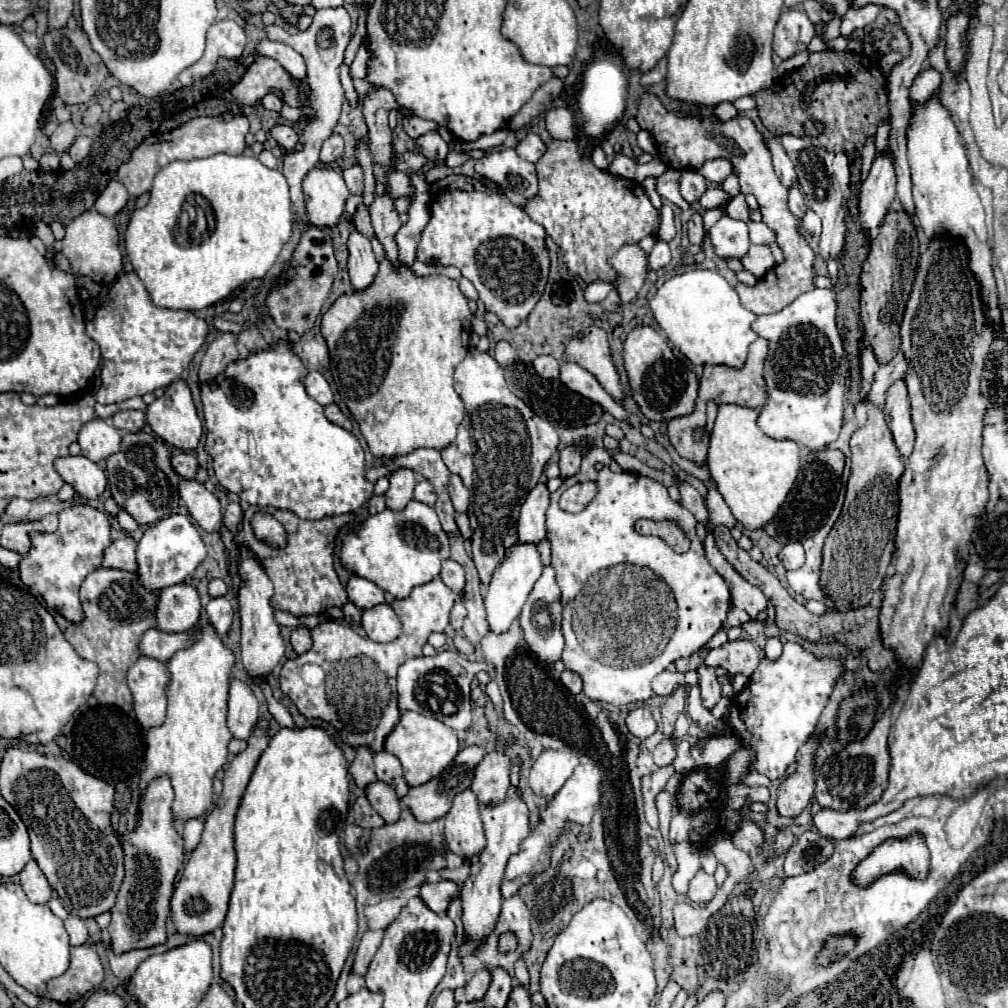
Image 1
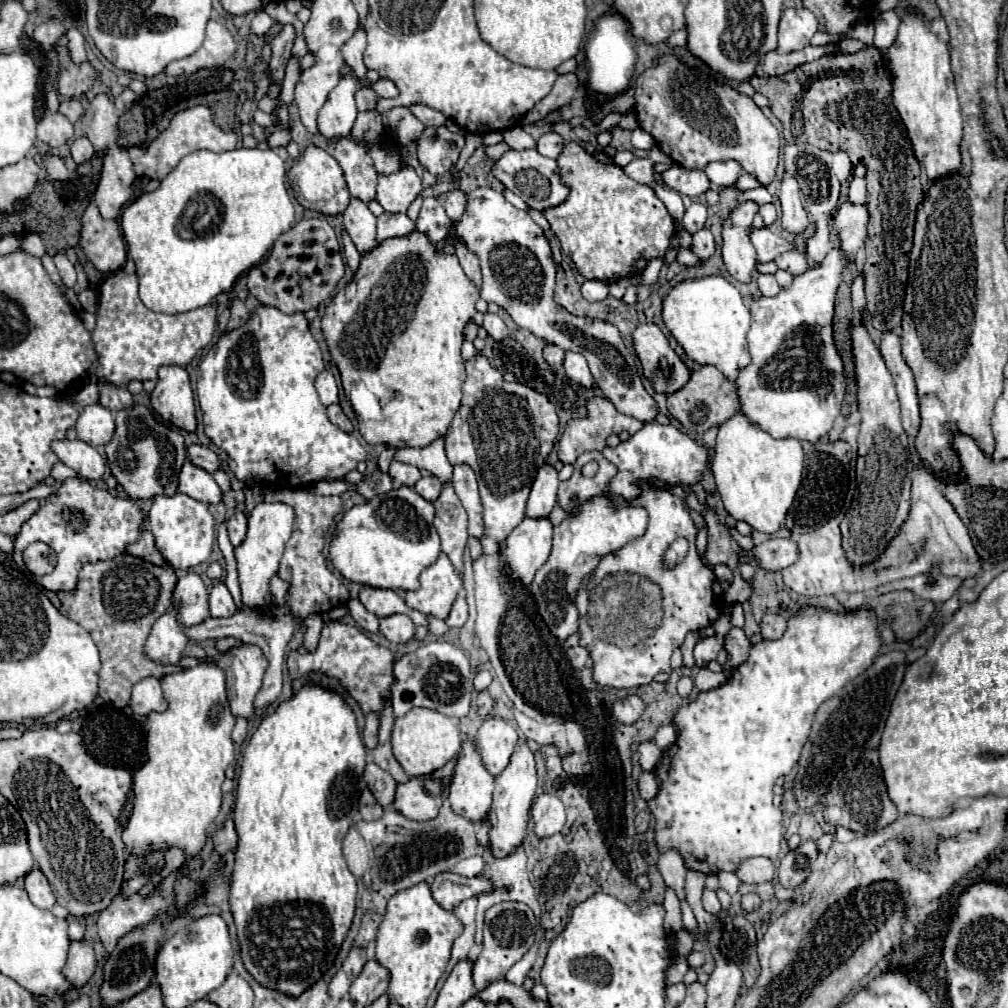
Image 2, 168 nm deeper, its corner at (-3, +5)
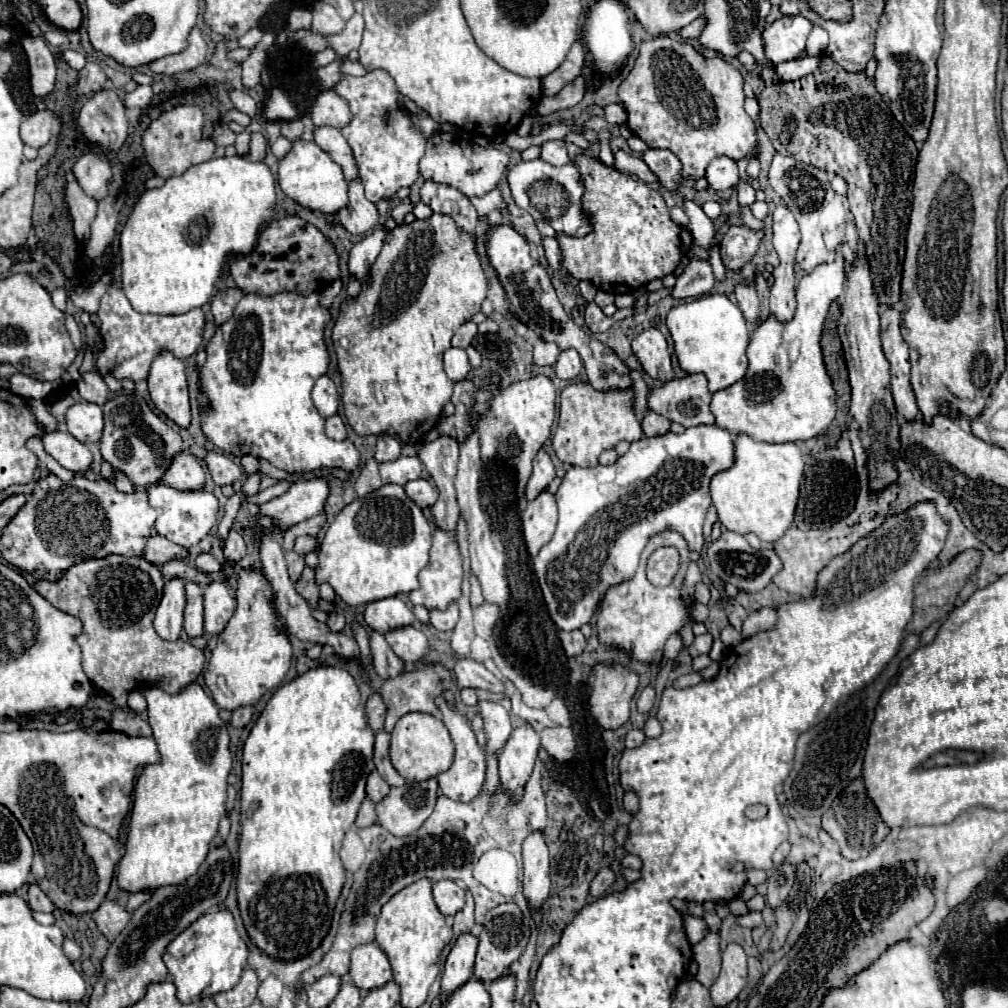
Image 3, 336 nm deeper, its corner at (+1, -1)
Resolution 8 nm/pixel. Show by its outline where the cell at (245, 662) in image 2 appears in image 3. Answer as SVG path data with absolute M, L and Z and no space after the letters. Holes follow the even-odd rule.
M242 570L240 572L240 580L238 580L238 590L236 590L236 612L234 616L230 618L230 622L226 624L224 632L218 636L218 644L216 648L212 650L212 656L208 660L208 666L206 666L206 672L204 672L204 678L206 678L206 686L210 688L212 692L212 698L216 702L218 708L222 710L236 710L240 706L246 706L246 704L256 704L264 692L276 688L282 678L286 676L288 668L290 668L290 660L292 660L292 646L290 646L290 640L286 636L284 630L278 630L274 626L274 612L270 608L270 600L274 598L268 582L264 580L262 574L254 572L254 570Z

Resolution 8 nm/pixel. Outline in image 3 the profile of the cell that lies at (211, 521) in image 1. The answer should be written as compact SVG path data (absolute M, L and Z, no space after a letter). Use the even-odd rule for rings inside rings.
M182 452L182 454L178 454L178 458L174 458L174 462L164 478L164 484L172 486L174 490L180 490L180 492L202 490L204 482L206 480L204 480L202 464L196 460L196 456L188 454L188 452Z

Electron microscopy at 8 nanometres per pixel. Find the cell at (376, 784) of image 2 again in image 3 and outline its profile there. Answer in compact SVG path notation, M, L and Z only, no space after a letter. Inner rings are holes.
M372 770L368 776L368 784L366 784L368 798L372 798L374 802L382 802L384 796L388 794L388 790L390 790L390 786L380 778L380 774L376 770Z

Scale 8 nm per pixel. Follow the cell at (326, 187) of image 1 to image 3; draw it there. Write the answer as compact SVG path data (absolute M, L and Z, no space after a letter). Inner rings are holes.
M296 140L292 144L292 150L280 160L278 168L278 184L282 192L292 198L298 206L312 210L312 212L322 212L322 214L336 214L342 210L348 202L348 184L344 180L344 174L338 164L314 142L306 140Z

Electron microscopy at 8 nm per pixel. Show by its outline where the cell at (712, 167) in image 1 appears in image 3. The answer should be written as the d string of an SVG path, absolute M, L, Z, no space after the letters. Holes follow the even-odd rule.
M726 156L714 158L706 168L706 180L708 180L710 188L714 188L714 190L734 188L740 180L736 162L732 158L726 158Z

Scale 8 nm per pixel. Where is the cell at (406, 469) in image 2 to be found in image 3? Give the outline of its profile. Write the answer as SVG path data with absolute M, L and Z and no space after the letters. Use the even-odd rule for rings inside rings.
M400 456L394 462L384 462L380 464L380 476L384 484L400 484L406 486L410 480L418 480L422 472L422 464L416 456Z

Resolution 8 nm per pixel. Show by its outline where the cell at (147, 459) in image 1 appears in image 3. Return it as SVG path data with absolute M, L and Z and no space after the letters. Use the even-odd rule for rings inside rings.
M120 392L102 406L104 436L100 440L102 458L114 472L124 472L136 488L162 484L164 472L170 468L176 454L182 452L182 438L162 418L158 418L144 398Z

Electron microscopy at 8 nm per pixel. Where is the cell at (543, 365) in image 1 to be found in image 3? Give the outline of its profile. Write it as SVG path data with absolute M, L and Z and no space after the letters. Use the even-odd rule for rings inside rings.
M542 340L534 342L534 364L554 366L558 356L560 356L560 350L552 342L542 342Z

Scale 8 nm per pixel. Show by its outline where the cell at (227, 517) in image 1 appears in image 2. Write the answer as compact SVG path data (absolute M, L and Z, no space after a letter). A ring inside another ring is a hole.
M234 512L234 516L228 520L228 534L232 546L242 544L242 540L246 538L246 516L242 512Z

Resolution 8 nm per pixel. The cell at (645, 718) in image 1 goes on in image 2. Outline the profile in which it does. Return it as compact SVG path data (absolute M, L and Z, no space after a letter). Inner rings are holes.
M630 694L630 696L622 698L622 700L616 700L610 706L612 718L622 722L622 724L634 724L640 718L642 710L644 710L644 702L638 696L634 696L634 694Z

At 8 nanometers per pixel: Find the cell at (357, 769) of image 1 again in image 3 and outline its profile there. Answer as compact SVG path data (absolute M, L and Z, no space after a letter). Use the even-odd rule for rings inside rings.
M372 694L366 702L366 720L368 728L372 732L380 732L384 728L384 716L386 716L386 706L380 698L380 694Z

